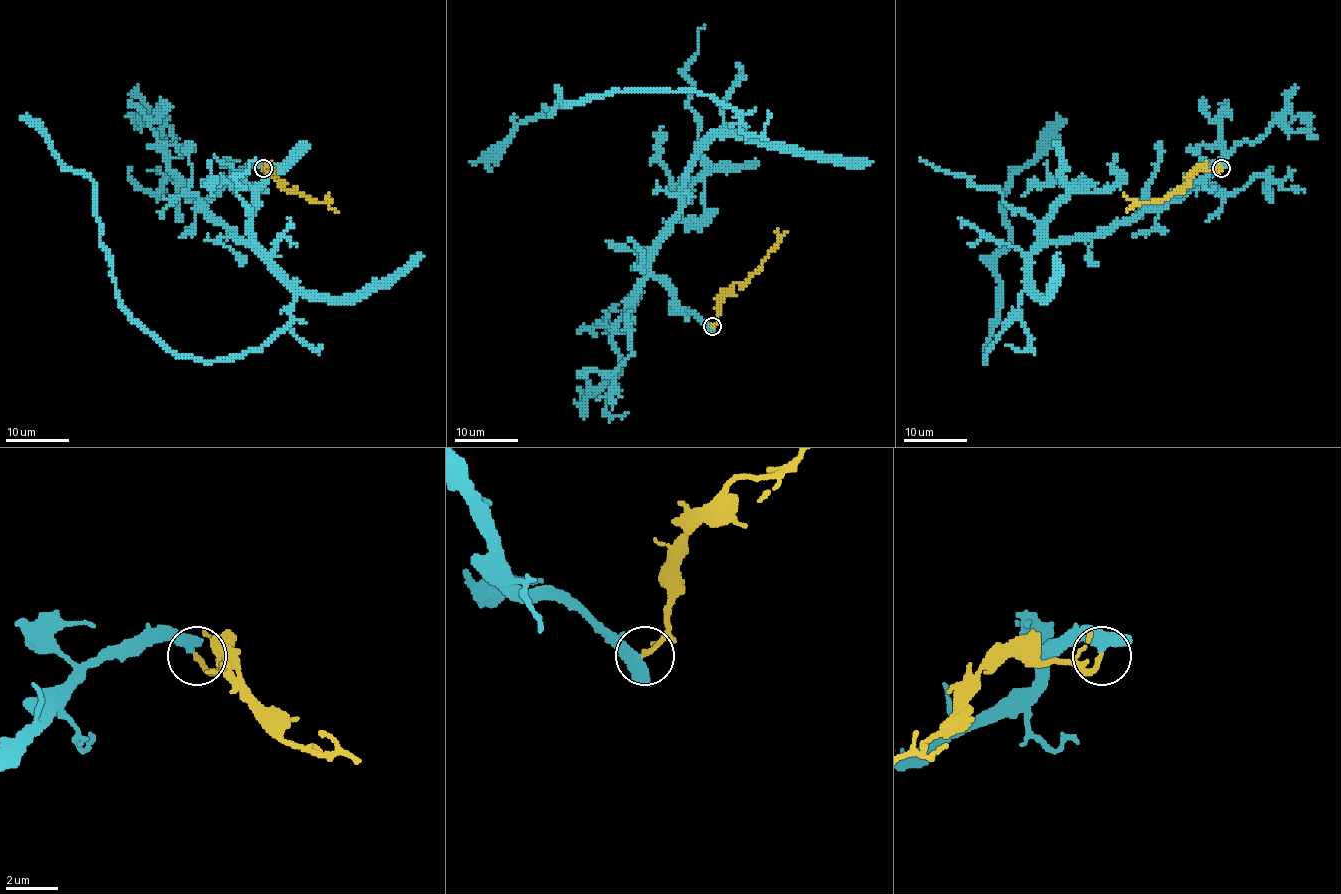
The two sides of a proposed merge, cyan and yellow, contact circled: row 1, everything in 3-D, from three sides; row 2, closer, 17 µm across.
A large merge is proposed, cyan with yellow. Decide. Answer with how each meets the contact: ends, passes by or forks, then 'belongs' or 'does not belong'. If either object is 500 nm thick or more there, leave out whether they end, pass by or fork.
cyan passes by; yellow ends; belongs

